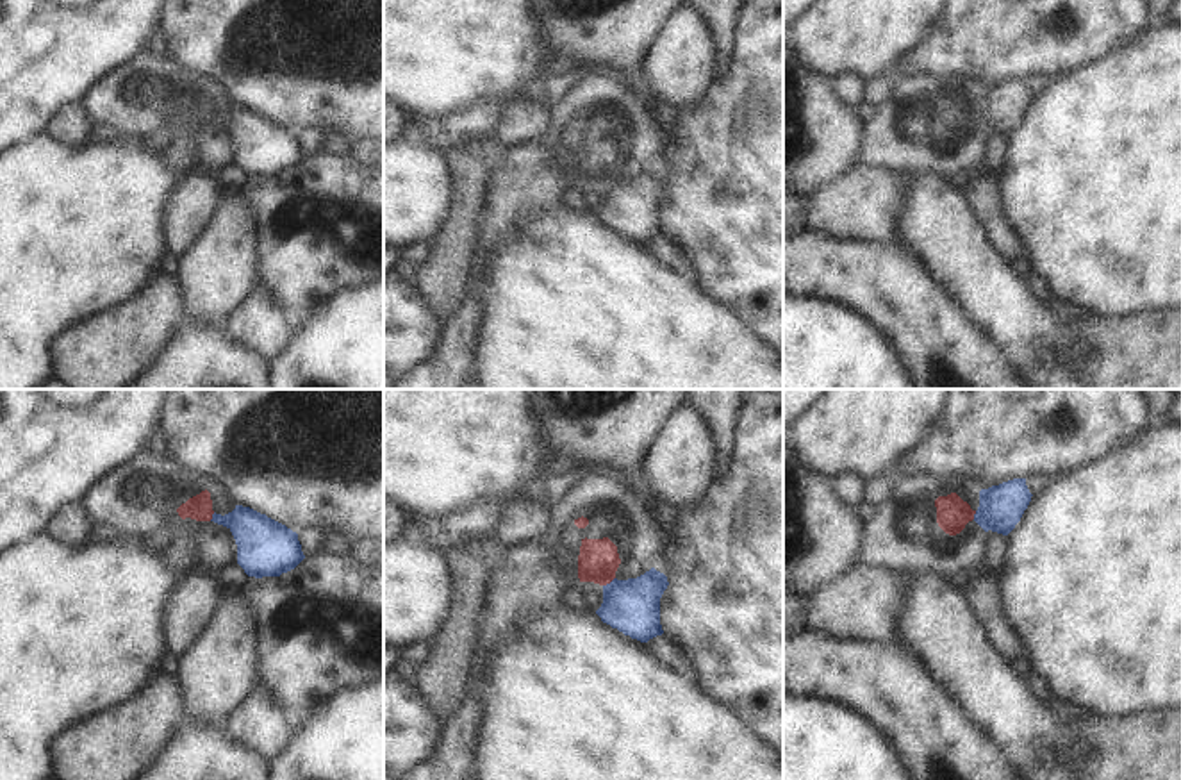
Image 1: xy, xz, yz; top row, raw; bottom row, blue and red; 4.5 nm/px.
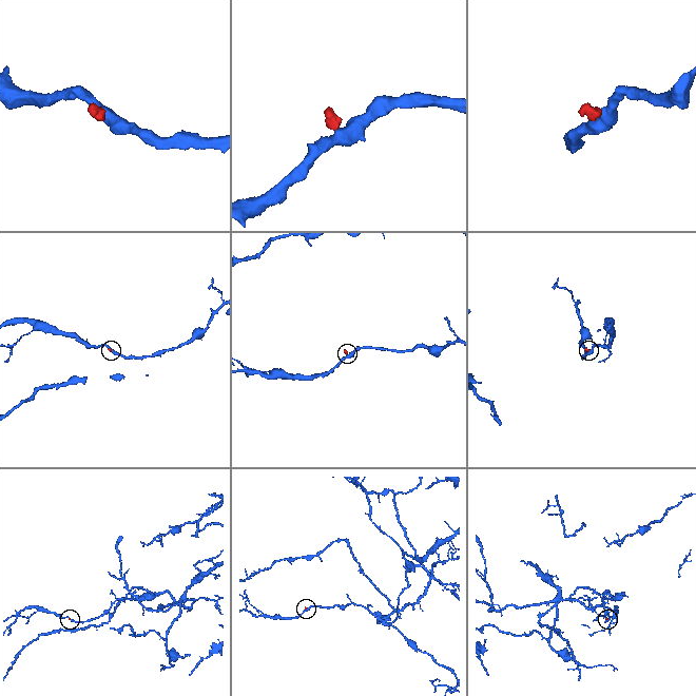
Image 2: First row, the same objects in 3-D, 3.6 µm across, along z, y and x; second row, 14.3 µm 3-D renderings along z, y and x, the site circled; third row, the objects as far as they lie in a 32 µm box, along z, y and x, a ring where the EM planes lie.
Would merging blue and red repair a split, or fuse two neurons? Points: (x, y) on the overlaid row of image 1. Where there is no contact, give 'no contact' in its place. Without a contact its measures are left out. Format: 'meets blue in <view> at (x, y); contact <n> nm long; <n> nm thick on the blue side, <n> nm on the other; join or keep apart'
meets blue in xz at (611, 582); contact 70 nm long; 240 nm thick on the blue side, 190 nm on the other; keep apart

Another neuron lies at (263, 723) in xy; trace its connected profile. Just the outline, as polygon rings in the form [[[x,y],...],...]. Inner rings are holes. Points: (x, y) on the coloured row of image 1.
[[[262,682],[234,712],[225,730],[234,743],[252,748],[273,764],[289,751],[296,726],[296,719]]]

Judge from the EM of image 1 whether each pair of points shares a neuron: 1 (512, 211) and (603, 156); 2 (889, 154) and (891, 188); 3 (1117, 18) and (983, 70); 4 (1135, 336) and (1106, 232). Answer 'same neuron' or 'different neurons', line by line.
1: same neuron
2: different neurons
3: same neuron
4: different neurons

